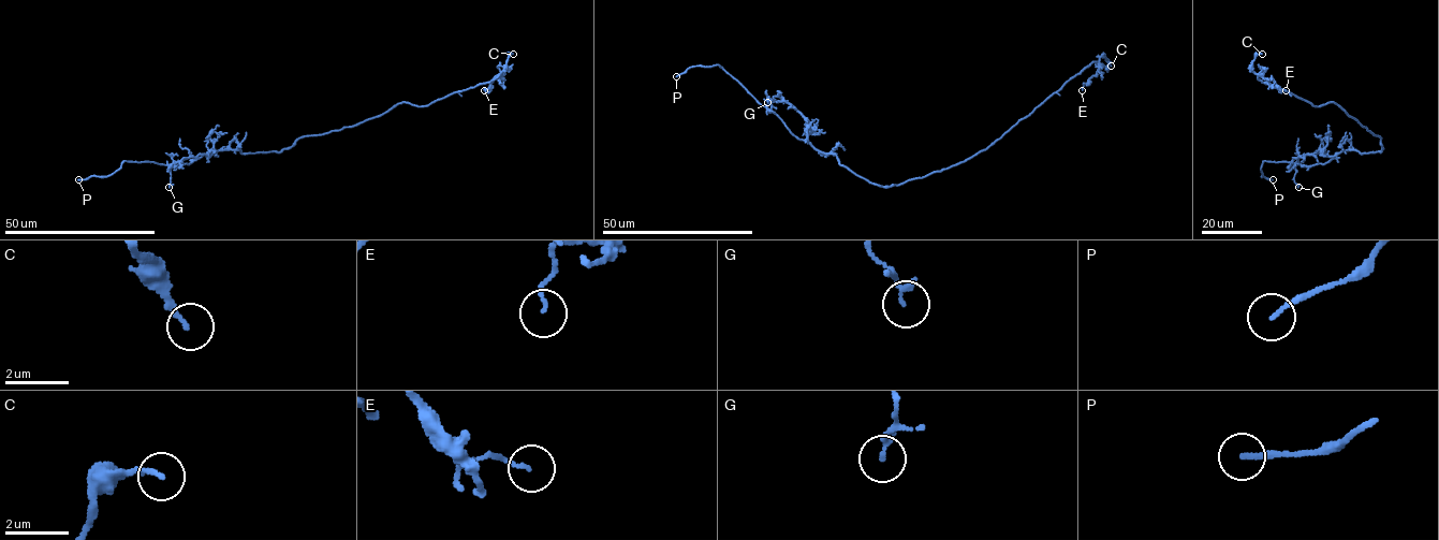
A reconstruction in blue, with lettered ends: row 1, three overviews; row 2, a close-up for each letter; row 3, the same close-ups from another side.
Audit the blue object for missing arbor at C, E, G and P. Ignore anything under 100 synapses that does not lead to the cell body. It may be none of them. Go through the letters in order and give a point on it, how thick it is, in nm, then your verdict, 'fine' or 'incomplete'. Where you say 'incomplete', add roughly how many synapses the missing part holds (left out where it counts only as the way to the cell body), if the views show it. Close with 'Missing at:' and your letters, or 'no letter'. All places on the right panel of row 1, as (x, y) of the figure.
C: at (1262, 54); 160 nm thick; fine
E: at (1286, 90); 110 nm thick; fine
G: at (1298, 187); 190 nm thick; fine
P: at (1273, 179); 160 nm thick; incomplete
Missing at: P

